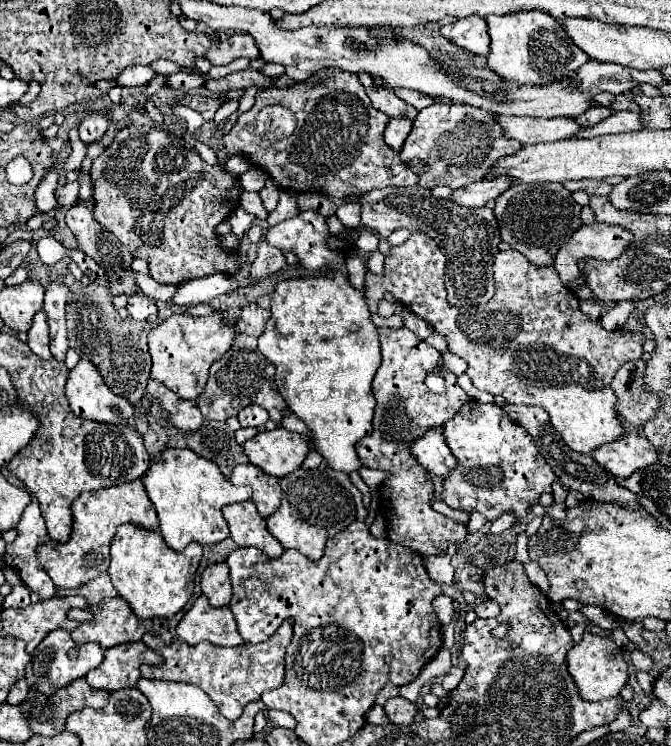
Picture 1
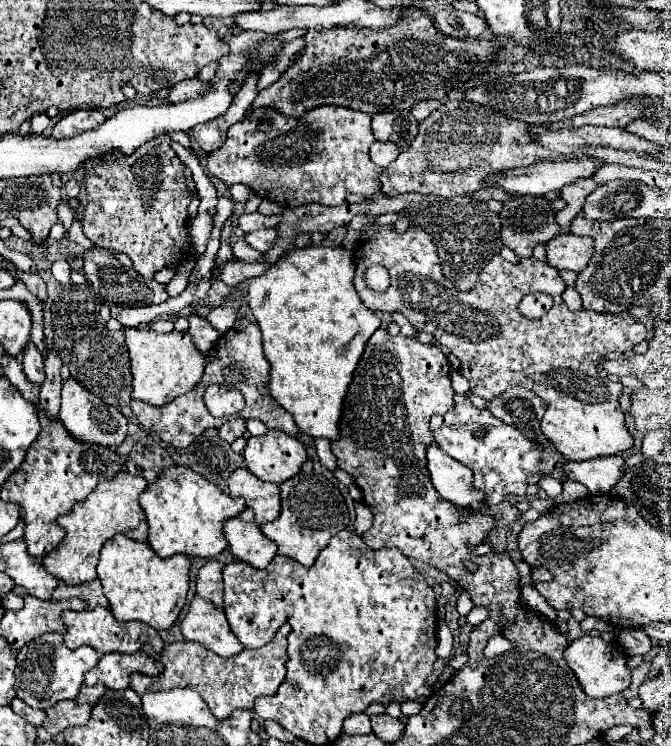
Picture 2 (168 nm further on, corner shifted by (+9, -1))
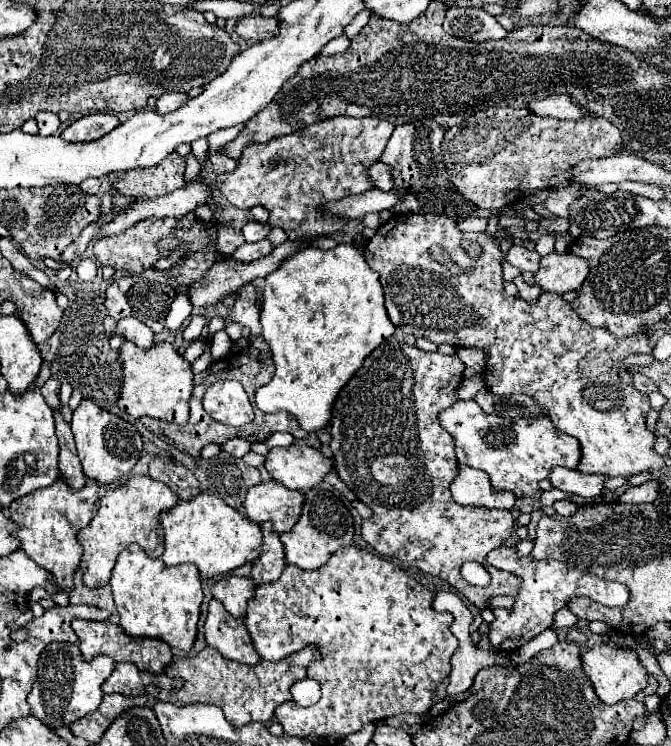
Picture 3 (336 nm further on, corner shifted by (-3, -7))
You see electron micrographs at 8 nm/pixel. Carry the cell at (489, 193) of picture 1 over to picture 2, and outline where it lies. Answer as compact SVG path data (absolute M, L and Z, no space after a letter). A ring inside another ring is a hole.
M566 160L566 162L536 162L526 168L512 168L488 186L504 188L514 194L544 196L548 192L560 192L564 186L580 180L592 178L604 162L600 160Z

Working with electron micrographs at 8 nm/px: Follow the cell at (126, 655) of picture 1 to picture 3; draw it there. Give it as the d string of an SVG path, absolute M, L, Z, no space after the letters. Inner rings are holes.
M132 662L126 664L116 664L114 672L108 676L108 680L104 682L102 690L104 694L124 694L124 696L140 696L144 694L144 688L148 684L158 684L162 680L162 676L158 674L148 674L142 670L138 670L138 666L132 666Z

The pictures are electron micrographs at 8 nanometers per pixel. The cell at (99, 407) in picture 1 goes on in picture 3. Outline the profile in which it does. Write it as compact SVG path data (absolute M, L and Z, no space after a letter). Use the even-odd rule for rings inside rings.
M84 398L80 406L74 410L70 426L74 432L84 474L100 484L110 484L120 476L126 476L142 454L142 438L138 430L130 426L130 422L126 422L124 418L100 408L90 398Z

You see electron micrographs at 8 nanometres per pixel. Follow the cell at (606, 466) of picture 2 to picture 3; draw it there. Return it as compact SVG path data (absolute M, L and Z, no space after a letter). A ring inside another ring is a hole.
M554 468L548 478L558 490L578 494L588 500L600 496L604 482L608 480L600 478L600 474L582 474L580 470L570 470L570 468Z

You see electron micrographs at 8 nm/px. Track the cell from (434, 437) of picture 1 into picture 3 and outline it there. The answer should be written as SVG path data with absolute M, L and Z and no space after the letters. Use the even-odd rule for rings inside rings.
M458 466L456 478L450 482L452 498L462 506L484 506L484 508L512 508L512 492L496 492L488 476L476 468Z

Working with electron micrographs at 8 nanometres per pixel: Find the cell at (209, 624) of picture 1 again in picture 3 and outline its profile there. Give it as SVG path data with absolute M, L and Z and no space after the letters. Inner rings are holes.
M212 600L208 606L208 616L204 622L206 644L216 648L224 658L236 660L242 664L258 664L260 658L252 646L250 634L242 618L234 618L226 608Z

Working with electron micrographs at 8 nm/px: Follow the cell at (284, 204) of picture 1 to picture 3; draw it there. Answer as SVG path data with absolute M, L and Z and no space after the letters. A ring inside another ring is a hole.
M254 220L254 222L248 222L248 224L242 228L242 234L244 234L246 242L258 242L258 240L268 238L270 230L272 230L272 226L262 224L262 222L256 222L256 220Z

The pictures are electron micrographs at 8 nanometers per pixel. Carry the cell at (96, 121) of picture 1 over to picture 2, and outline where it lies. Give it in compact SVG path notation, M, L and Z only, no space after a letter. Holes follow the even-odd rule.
M74 110L74 112L66 114L52 128L52 136L56 140L76 136L76 132L86 132L88 128L96 128L96 124L100 124L100 120L106 120L106 116L100 110Z

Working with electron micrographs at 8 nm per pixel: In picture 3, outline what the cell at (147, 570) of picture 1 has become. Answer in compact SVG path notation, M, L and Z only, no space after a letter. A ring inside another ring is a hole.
M132 544L118 556L110 586L120 612L120 626L126 634L160 638L166 644L186 652L192 648L200 618L200 604L204 598L200 588L200 572L196 566L166 566L162 560L146 556L140 546Z

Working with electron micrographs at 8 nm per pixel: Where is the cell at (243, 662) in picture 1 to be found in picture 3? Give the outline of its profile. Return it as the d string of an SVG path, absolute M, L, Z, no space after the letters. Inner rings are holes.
M306 646L304 650L298 650L296 654L288 656L286 660L282 658L280 662L260 662L256 666L240 664L222 658L216 650L204 648L198 656L194 658L182 658L172 664L174 676L184 680L184 686L180 690L162 690L158 686L148 686L148 694L154 696L156 700L170 702L176 706L192 704L192 702L204 702L204 704L214 704L224 710L226 720L232 726L244 726L246 722L258 720L258 722L268 722L274 716L276 706L292 700L290 686L302 678L306 678L306 668L312 662L312 658L320 659L320 653L315 652L312 646Z

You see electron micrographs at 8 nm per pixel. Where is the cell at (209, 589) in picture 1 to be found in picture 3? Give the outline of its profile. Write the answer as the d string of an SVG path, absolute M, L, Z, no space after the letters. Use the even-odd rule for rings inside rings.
M228 576L218 580L212 586L212 596L224 604L228 612L232 612L236 618L242 618L246 614L246 602L254 594L254 582L250 578L240 576Z

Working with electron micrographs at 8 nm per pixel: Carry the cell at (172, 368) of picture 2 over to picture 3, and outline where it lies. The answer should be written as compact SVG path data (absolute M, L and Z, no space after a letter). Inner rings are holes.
M124 342L120 348L120 360L124 364L124 386L118 406L134 418L152 416L166 422L184 426L188 422L188 400L192 396L194 372L192 364L184 360L170 342L158 342L148 350L140 350L134 342Z

